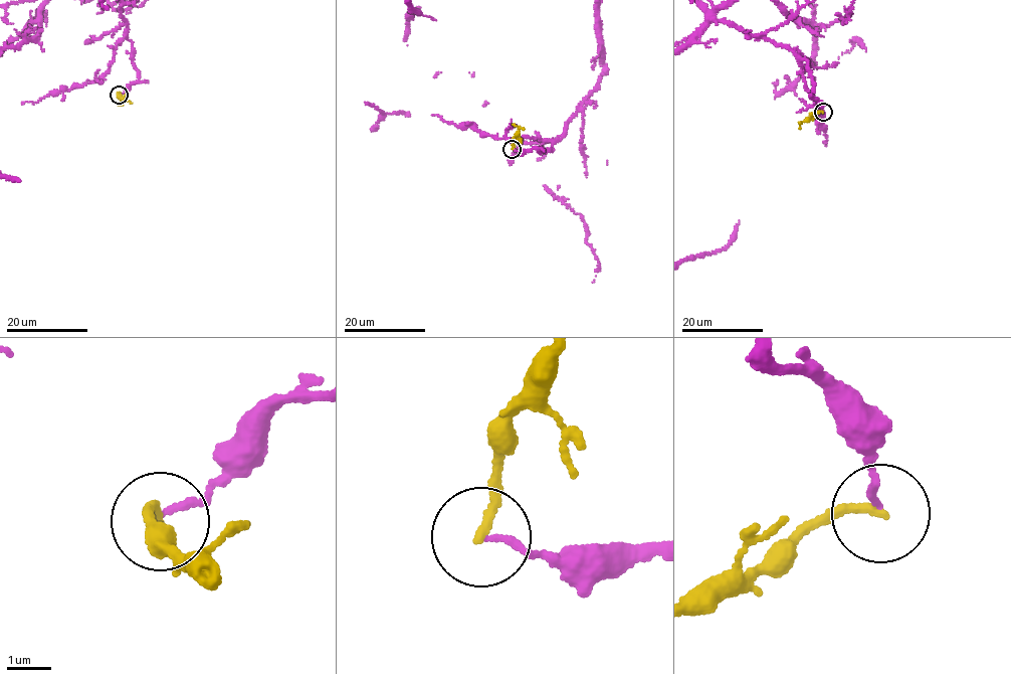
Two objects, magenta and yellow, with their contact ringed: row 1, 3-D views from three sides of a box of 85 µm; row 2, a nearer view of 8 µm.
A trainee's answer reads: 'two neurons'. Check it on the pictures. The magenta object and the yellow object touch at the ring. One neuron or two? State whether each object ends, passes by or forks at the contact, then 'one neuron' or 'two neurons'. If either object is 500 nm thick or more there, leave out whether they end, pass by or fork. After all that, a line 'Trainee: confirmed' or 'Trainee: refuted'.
magenta ends; yellow ends; two neurons
Trainee: confirmed

